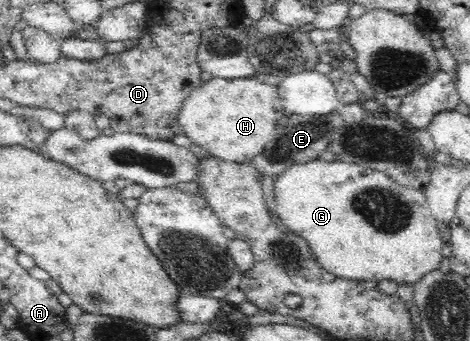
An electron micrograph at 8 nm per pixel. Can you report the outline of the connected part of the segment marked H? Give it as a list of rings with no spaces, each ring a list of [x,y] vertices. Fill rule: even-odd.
[[[254,77],[212,78],[202,82],[182,105],[179,125],[191,143],[210,152],[210,157],[249,163],[274,137],[278,123],[286,117],[277,86]]]

